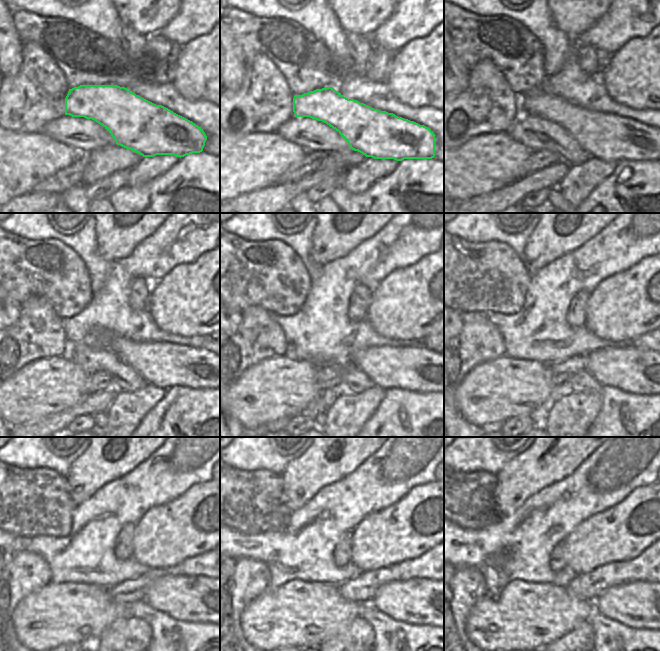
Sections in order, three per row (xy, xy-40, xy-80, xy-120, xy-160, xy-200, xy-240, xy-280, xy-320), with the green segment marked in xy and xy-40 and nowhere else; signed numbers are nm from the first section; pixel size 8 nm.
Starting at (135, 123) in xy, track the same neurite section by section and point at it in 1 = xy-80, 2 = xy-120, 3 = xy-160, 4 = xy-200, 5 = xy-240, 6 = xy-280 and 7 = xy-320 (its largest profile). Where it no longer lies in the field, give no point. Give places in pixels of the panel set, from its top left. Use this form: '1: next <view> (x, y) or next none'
1: next xy-80 (608, 137)
2: next xy-120 (163, 365)
3: next xy-160 (417, 369)
4: next xy-200 (638, 371)
5: next xy-240 (190, 599)
6: next xy-280 (417, 601)
7: next xy-320 (640, 605)

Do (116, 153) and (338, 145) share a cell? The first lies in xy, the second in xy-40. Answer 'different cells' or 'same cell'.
different cells

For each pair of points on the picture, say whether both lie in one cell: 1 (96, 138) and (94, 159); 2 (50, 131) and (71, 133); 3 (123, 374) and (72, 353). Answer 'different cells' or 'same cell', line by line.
1: different cells
2: same cell
3: same cell

